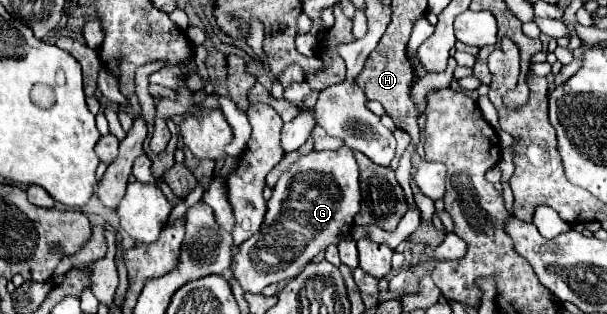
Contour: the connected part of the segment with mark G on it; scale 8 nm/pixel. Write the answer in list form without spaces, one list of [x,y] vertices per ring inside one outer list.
[[[347,145],[337,151],[311,151],[299,157],[275,183],[259,233],[237,247],[235,277],[243,291],[261,293],[271,283],[299,275],[327,245],[349,237],[359,203],[359,165]]]

